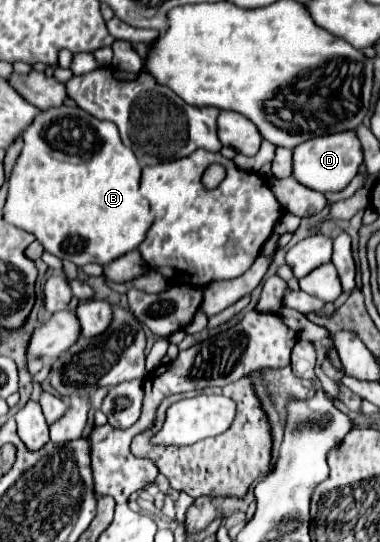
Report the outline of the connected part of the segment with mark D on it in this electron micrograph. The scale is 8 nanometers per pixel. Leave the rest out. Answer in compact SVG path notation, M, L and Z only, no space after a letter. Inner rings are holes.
M355 130L317 136L313 140L299 144L293 150L293 176L301 184L317 192L341 192L357 176L361 164L363 164L363 148Z

